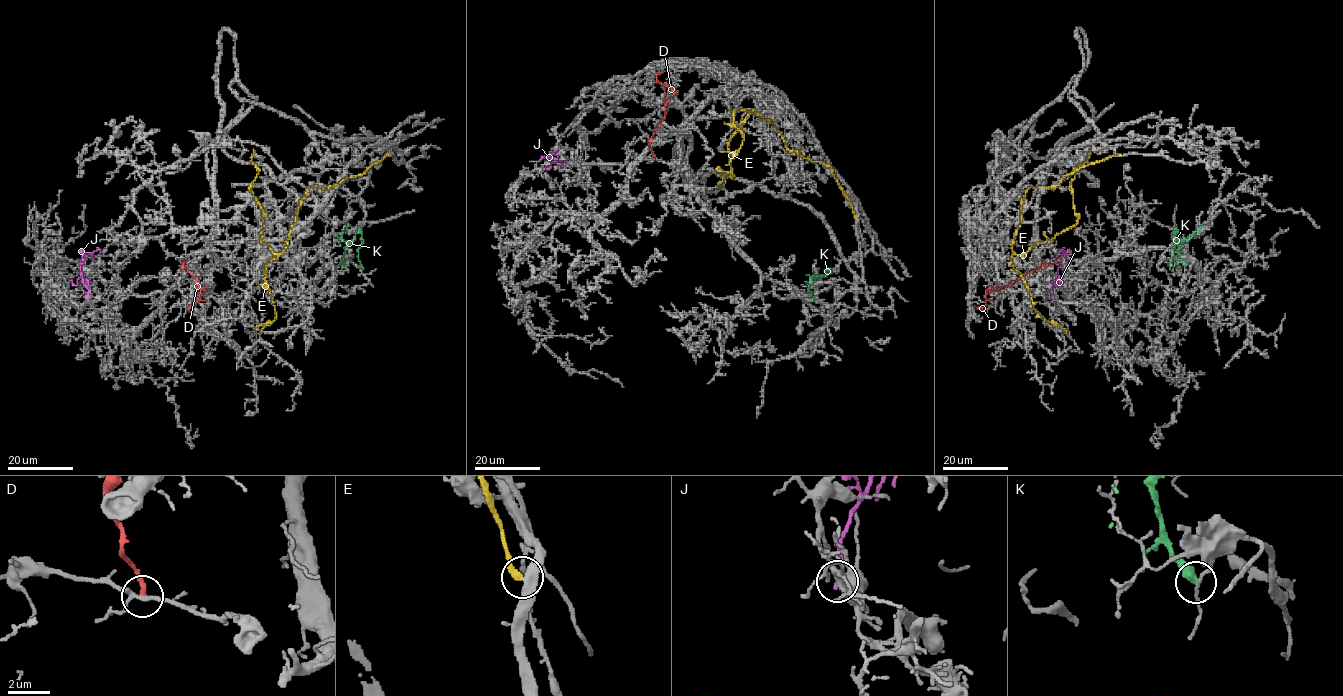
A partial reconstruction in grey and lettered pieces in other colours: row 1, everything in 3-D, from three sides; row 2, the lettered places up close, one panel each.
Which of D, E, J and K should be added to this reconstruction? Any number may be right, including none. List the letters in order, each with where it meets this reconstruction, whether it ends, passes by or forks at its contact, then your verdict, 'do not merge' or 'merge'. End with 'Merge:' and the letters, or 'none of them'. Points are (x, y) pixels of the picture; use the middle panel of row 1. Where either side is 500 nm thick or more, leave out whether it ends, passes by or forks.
D: contact (654, 159); it ends; do not merge
E: contact (856, 218); it ends; do not merge
J: contact (557, 149); it ends; do not merge
K: contact (811, 283); it ends; do not merge
Merge: none of them

